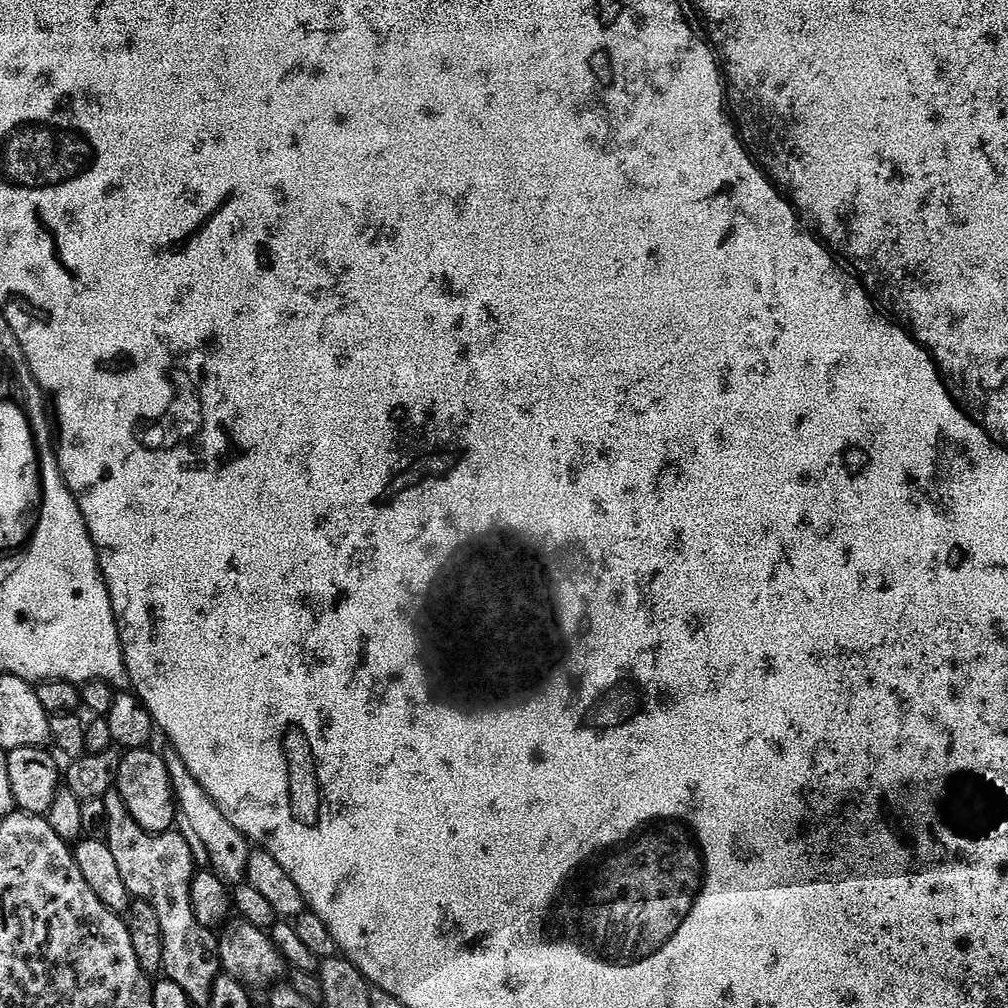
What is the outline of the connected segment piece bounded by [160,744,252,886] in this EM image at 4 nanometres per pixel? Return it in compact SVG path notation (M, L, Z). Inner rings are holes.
M165 745L161 749L161 756L166 762L167 772L171 774L172 790L176 795L177 809L181 817L185 818L189 828L200 842L210 862L211 871L221 878L227 885L239 885L247 871L248 855L252 851L249 841L225 817L211 798L202 790L199 782L190 774L189 768L182 761L175 747Z

